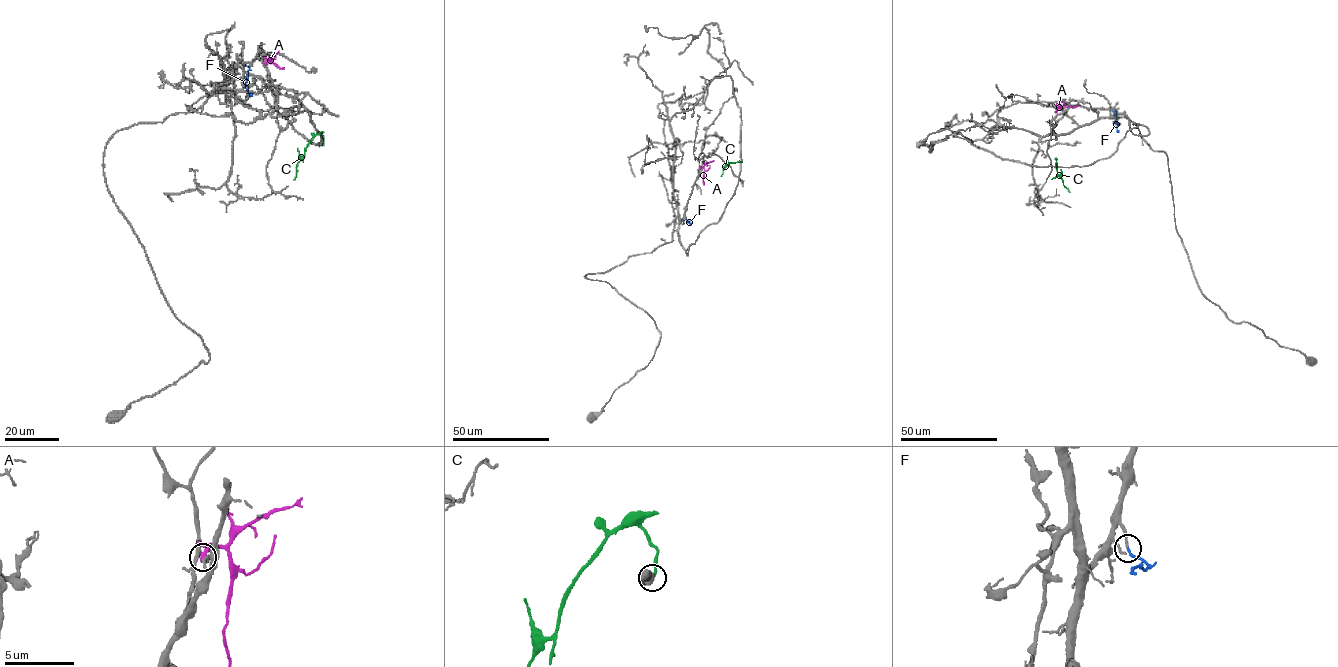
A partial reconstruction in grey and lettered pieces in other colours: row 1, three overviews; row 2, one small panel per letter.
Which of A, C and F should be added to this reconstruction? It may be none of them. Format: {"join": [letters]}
{"join": ["F"]}

